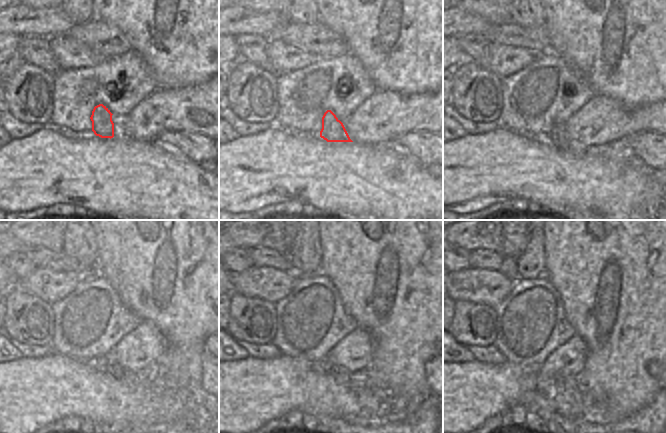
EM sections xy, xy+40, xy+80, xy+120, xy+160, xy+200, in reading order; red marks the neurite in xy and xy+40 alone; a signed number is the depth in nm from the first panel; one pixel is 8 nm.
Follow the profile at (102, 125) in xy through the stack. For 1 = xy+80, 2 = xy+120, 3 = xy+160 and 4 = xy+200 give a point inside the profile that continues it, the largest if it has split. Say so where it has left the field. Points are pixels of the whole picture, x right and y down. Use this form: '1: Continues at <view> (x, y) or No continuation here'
1: Continues at xy+80 (557, 137)
2: Continues at xy+120 (107, 363)
3: Continues at xy+160 (341, 376)
4: Continues at xy+200 (567, 399)

